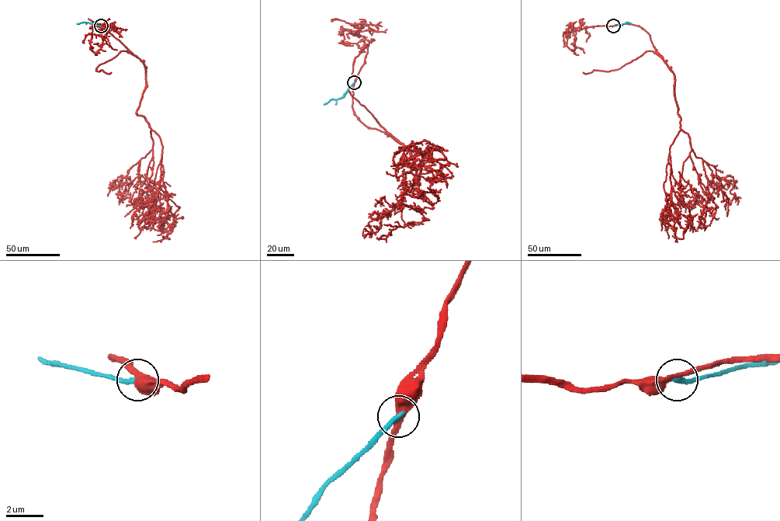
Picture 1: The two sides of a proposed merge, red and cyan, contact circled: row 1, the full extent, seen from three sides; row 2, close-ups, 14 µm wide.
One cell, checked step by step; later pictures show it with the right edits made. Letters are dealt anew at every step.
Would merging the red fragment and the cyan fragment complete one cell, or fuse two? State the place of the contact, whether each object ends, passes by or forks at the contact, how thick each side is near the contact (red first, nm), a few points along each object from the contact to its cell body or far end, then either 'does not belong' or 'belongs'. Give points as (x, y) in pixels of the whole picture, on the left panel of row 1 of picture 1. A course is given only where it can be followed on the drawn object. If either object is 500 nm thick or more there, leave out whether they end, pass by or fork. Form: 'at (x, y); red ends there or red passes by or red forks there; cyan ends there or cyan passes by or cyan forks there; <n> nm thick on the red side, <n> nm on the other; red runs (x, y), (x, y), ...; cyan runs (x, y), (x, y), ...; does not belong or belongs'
at (101, 26); red passes by; cyan ends there; 320 nm thick on the red side, 280 nm on the other; red runs (101, 26), (143, 64), (136, 113), (153, 141), (137, 170), (157, 191), (119, 204); cyan runs (101, 26), (88, 22), (77, 23); does not belong

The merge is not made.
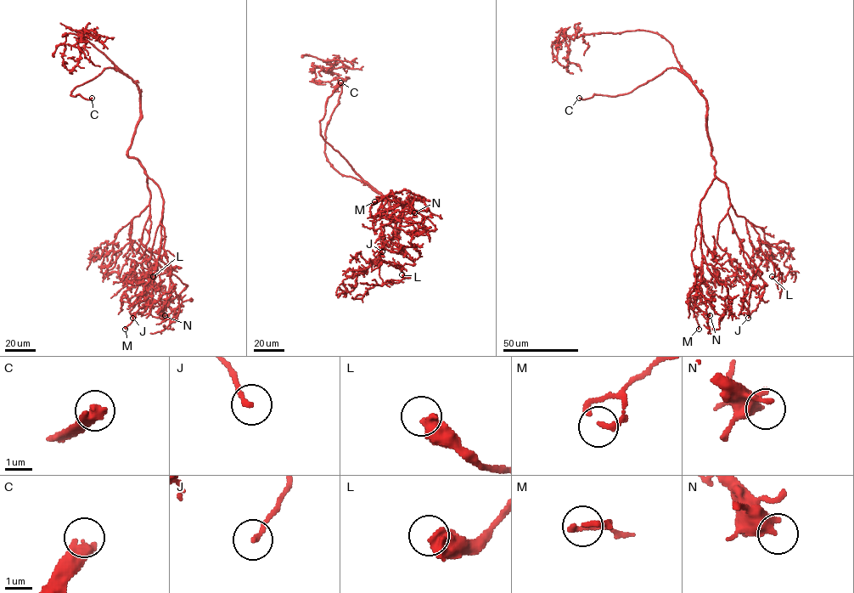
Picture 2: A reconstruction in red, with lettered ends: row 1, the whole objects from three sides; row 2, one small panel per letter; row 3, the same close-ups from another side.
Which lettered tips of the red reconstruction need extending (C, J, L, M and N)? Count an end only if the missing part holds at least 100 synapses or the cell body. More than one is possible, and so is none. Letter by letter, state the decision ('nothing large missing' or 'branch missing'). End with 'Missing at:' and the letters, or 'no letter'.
C: branch missing
J: nothing large missing
L: nothing large missing
M: nothing large missing
N: nothing large missing
Missing at: C

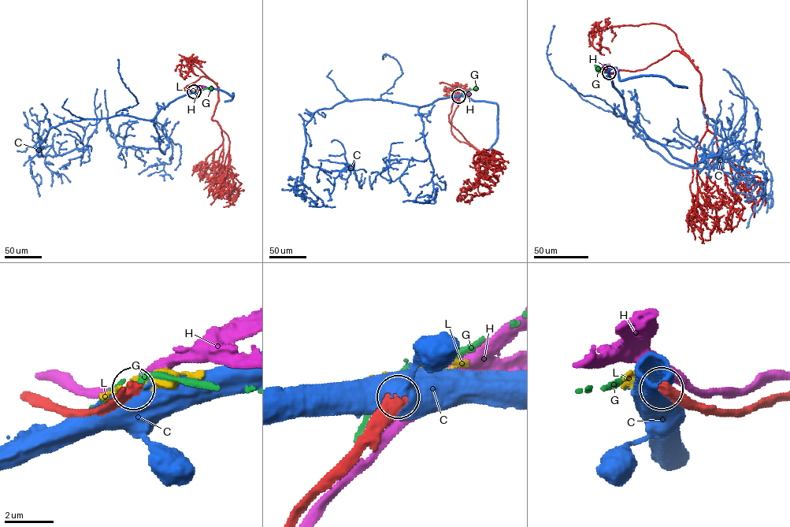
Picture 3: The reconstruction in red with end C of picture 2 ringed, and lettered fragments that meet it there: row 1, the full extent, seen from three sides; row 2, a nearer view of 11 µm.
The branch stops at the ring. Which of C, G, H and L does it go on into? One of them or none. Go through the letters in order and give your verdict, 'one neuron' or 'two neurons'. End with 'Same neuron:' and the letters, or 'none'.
C: two neurons
G: two neurons
H: two neurons
L: one neuron
Same neuron: L

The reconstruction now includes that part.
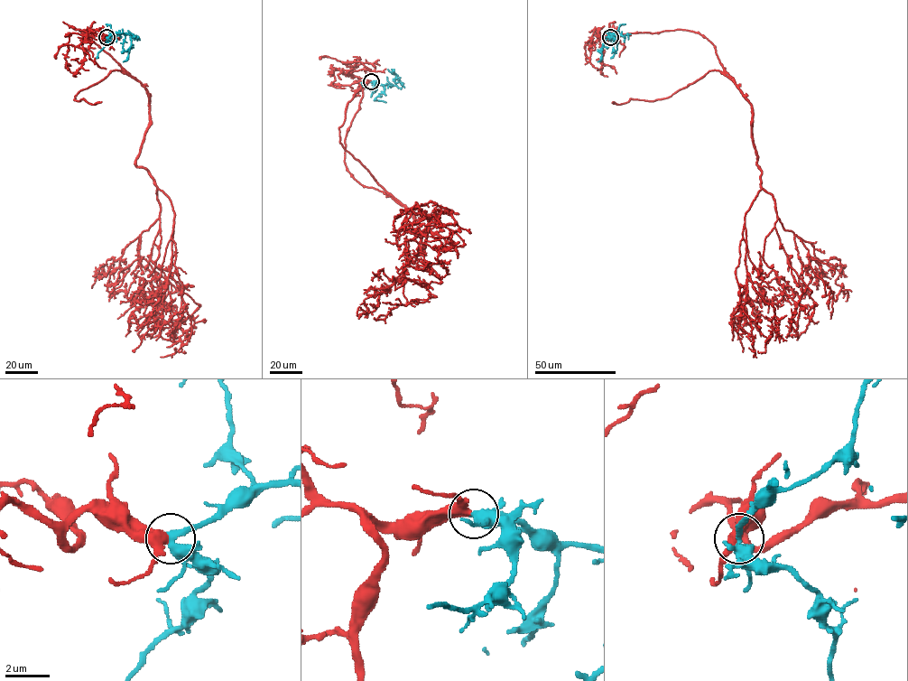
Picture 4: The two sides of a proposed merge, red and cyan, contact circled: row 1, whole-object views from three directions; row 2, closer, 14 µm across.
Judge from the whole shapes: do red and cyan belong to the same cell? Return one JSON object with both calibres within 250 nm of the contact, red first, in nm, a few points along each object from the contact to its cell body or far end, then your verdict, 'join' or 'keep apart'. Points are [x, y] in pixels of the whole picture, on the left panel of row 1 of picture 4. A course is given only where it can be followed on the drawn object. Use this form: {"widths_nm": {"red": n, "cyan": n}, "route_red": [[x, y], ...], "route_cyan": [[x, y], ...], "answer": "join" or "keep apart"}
{"widths_nm": {"red": 400, "cyan": 320}, "route_red": [[106, 37], [79, 31], [146, 90], [135, 163], [161, 211], [136, 250], [165, 280], [109, 301]], "route_cyan": [[106, 37], [114, 33], [131, 34], [127, 58], [123, 61]], "answer": "join"}

